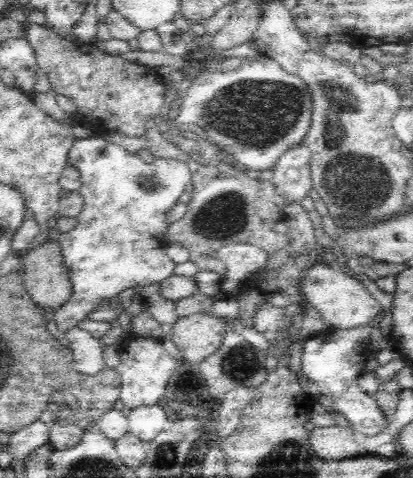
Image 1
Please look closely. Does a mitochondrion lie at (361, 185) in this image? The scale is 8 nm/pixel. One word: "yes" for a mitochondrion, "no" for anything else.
yes

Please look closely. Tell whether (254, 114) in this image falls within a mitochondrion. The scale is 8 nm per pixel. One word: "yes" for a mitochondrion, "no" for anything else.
yes

